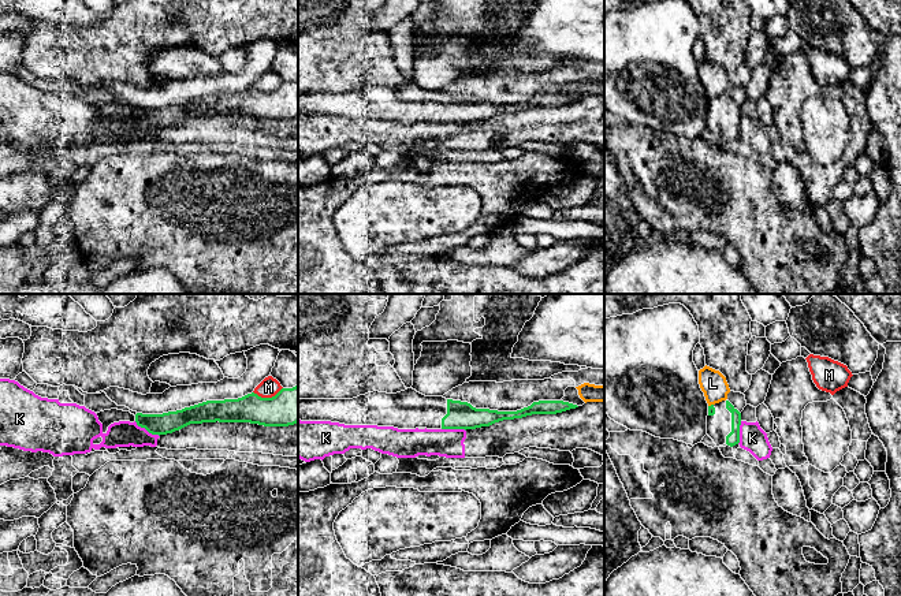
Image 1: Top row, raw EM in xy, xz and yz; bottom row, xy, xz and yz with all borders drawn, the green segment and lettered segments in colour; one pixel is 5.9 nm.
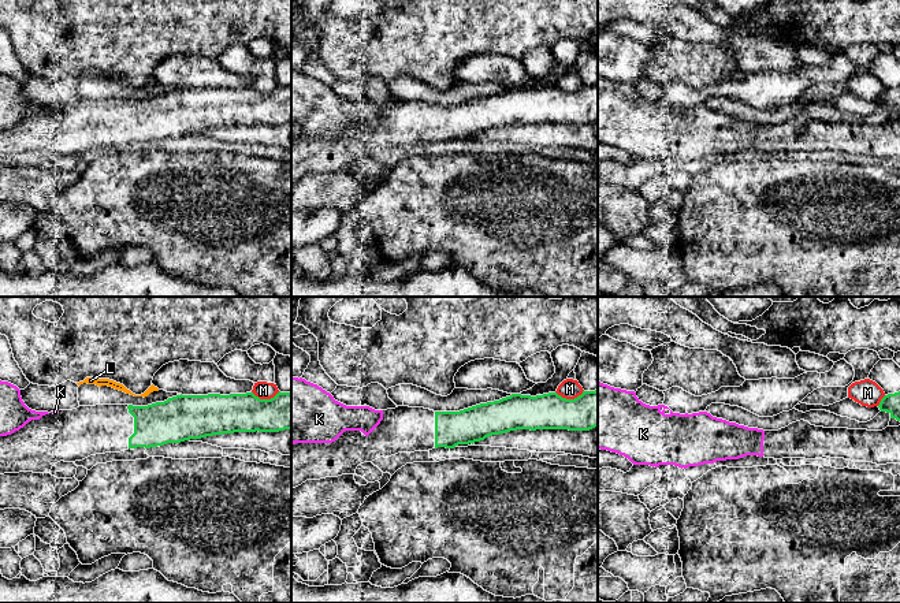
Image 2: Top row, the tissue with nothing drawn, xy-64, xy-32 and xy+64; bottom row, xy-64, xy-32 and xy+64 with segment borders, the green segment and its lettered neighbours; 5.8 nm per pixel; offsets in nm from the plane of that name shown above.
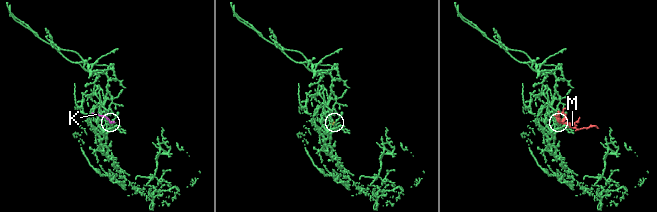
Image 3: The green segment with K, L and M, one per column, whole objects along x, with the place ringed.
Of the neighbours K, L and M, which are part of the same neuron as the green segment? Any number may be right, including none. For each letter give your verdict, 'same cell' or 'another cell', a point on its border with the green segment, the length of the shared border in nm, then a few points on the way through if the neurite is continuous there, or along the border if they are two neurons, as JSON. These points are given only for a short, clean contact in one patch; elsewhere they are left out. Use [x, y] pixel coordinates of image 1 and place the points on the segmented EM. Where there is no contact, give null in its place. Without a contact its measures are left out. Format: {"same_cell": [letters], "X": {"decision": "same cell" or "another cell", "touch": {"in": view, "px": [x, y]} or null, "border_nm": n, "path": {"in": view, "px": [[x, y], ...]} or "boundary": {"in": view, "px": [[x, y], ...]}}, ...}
{"same_cell": [], "K": {"decision": "another cell", "touch": {"in": "xy", "px": [146, 429]}, "border_nm": 180}, "L": {"decision": "another cell", "touch": {"in": "yz", "px": [711, 405]}, "border_nm": 40}, "M": {"decision": "another cell", "touch": {"in": "xy", "px": [267, 398]}, "border_nm": 180, "boundary": {"in": "xy", "px": [[282, 387], [271, 397], [259, 397], [253, 393]]}}}

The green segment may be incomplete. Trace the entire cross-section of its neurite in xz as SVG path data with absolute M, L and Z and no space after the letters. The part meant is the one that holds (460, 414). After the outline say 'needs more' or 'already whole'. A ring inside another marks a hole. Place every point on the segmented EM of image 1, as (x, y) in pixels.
M413 388L396 394L368 392L353 399L298 399L298 420L398 429L476 429L532 414L556 414L577 405L539 401L517 411L476 409L468 402L425 396Z; needs more

